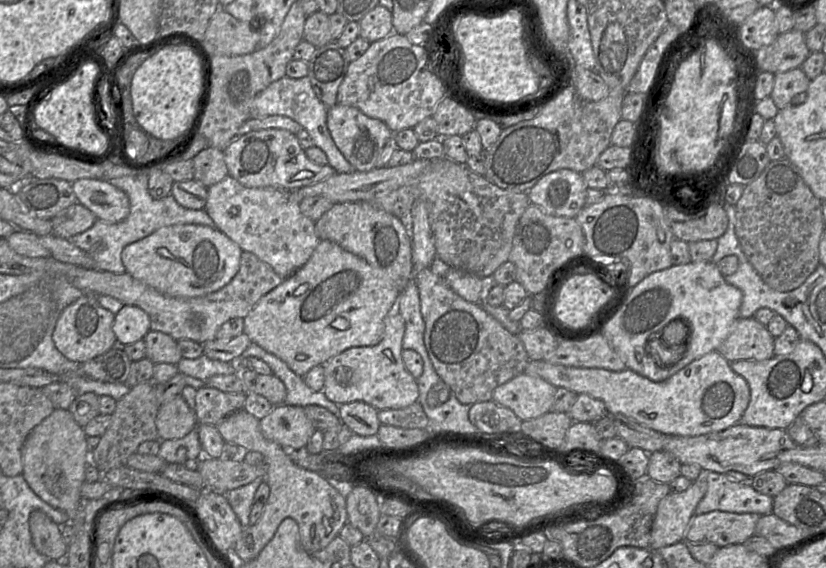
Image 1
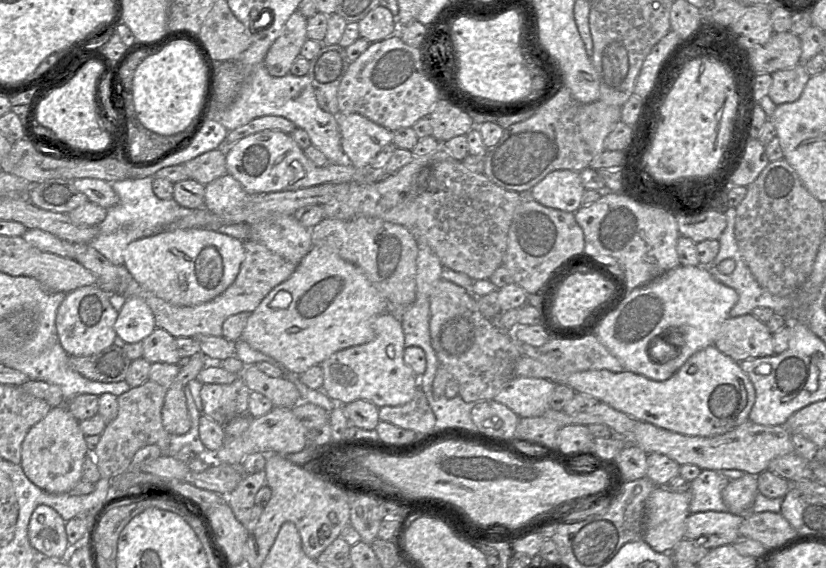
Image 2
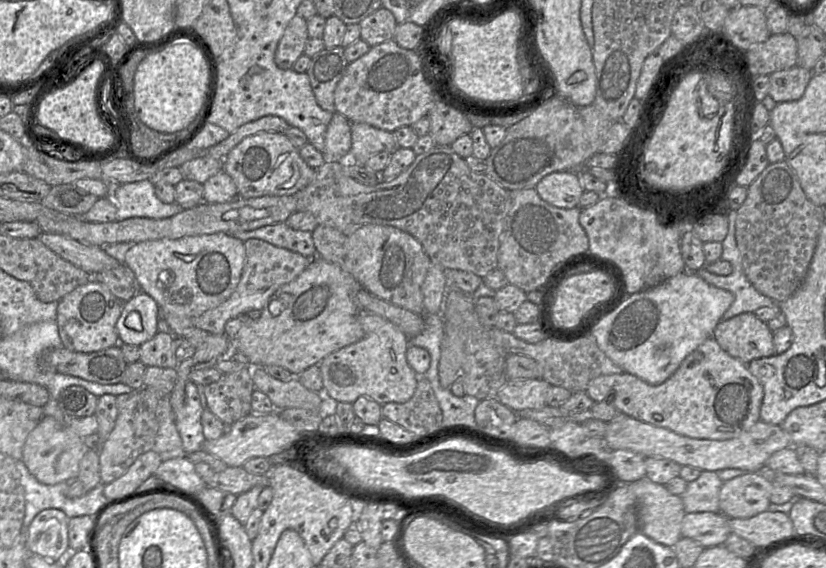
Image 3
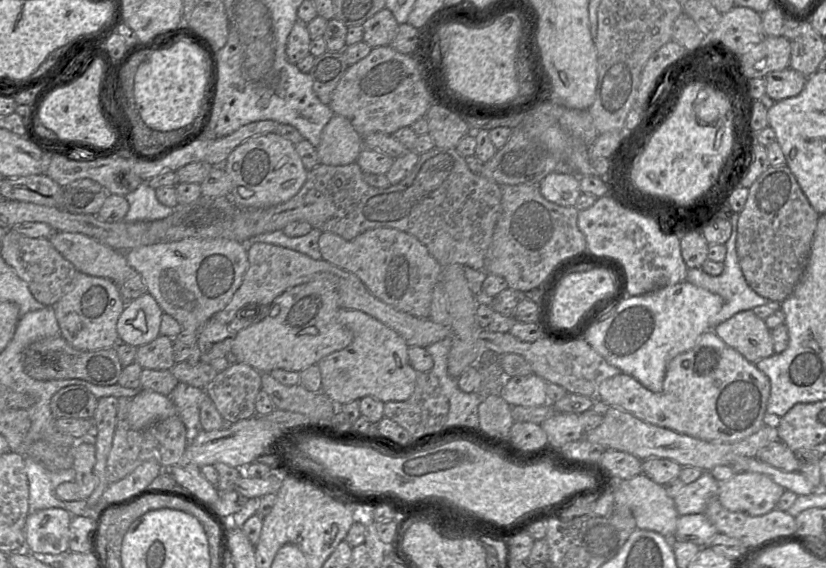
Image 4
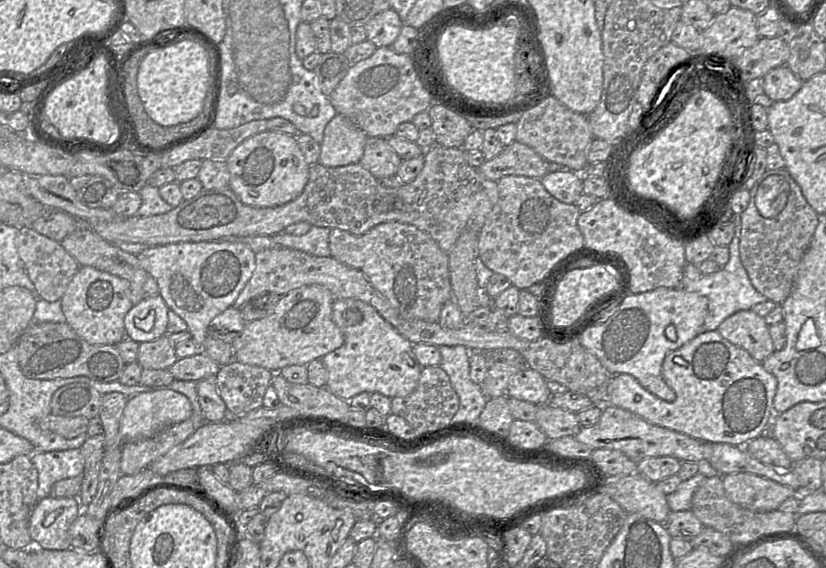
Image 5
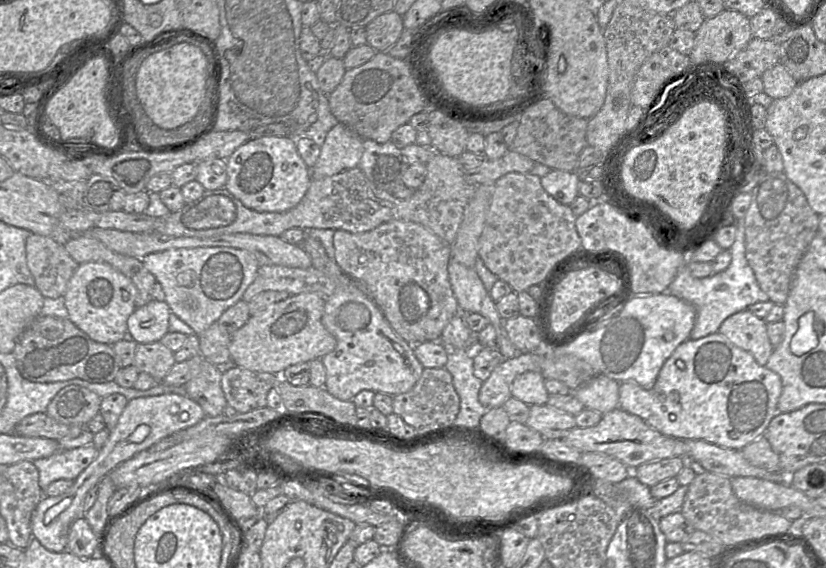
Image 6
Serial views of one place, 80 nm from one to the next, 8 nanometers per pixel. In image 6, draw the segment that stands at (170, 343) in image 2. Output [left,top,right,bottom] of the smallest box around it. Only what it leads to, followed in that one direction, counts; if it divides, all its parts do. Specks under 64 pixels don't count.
[133,341,175,382]

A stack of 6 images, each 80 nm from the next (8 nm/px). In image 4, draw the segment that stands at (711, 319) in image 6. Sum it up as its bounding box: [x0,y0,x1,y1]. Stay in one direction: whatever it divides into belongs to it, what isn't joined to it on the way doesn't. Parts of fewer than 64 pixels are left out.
[686,213,770,329]

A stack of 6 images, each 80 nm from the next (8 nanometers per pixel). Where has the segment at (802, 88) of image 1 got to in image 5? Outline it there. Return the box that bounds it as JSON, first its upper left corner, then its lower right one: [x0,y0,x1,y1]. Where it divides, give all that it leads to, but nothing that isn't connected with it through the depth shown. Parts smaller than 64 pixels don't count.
[763,65,804,102]

